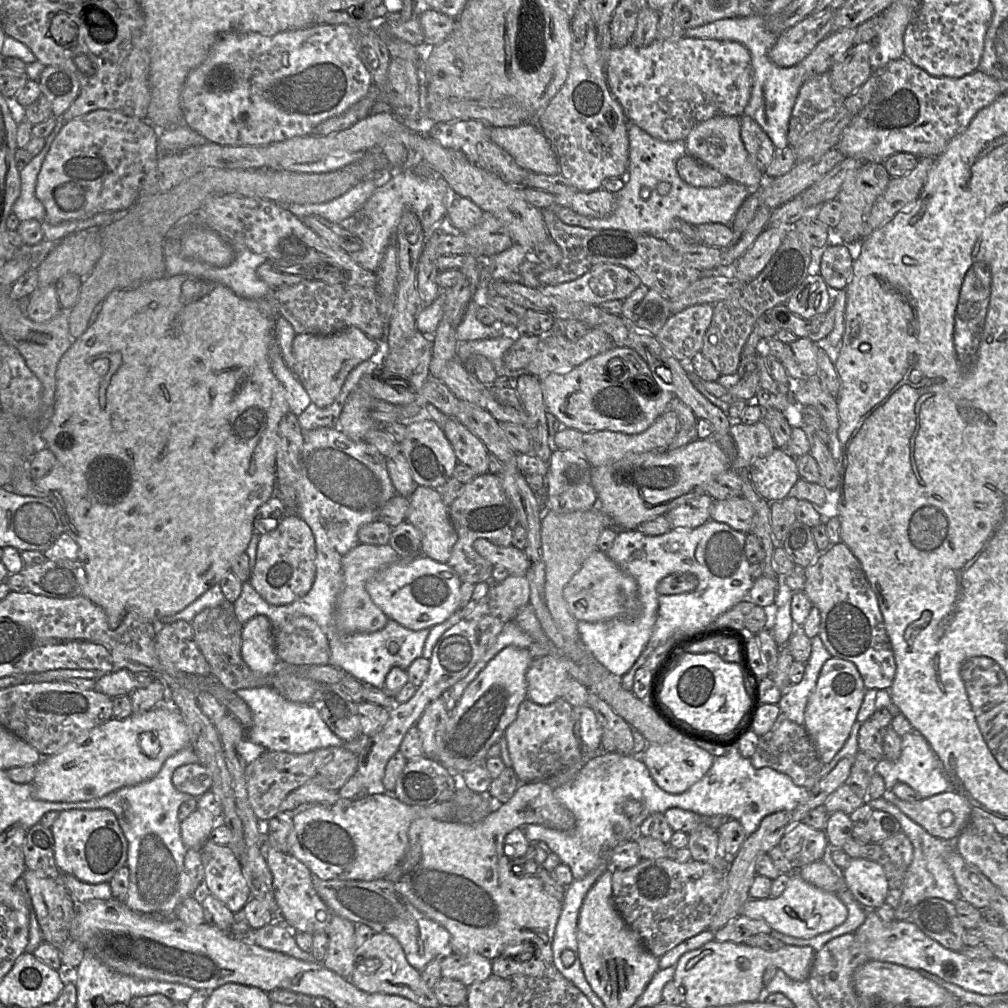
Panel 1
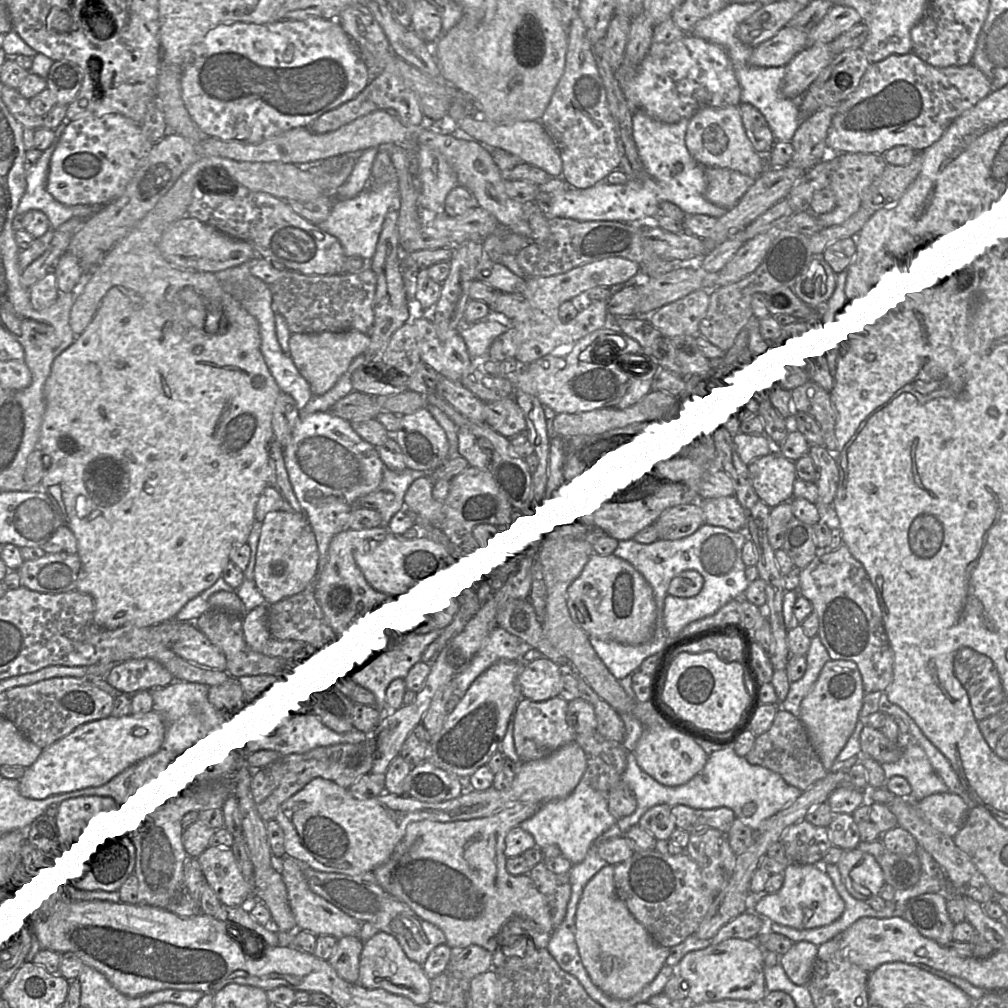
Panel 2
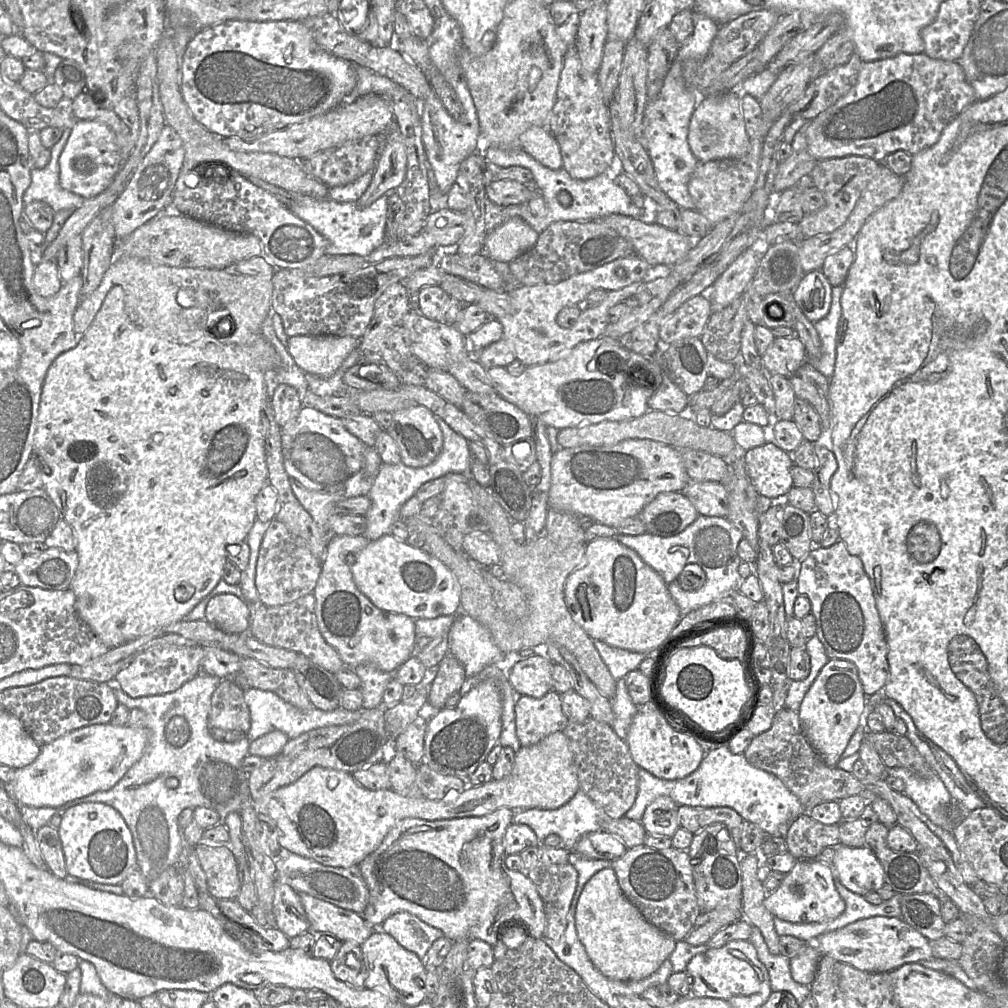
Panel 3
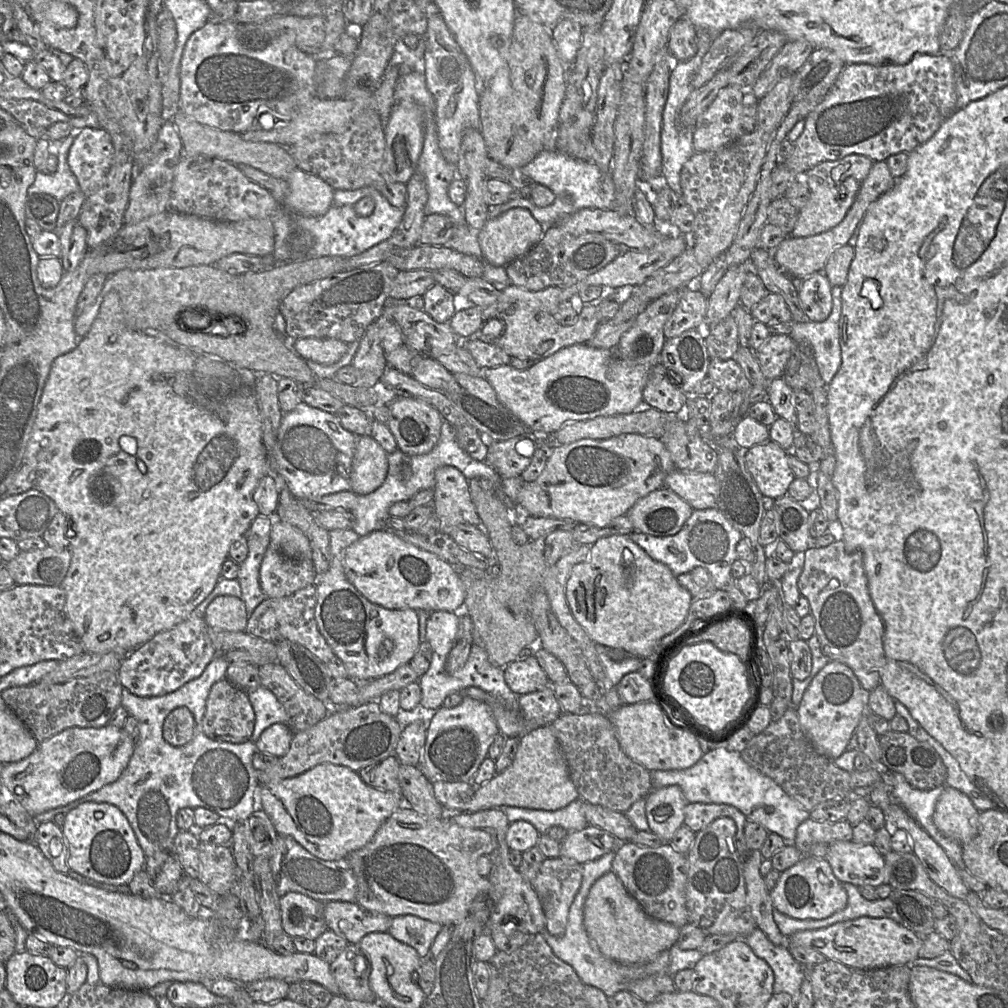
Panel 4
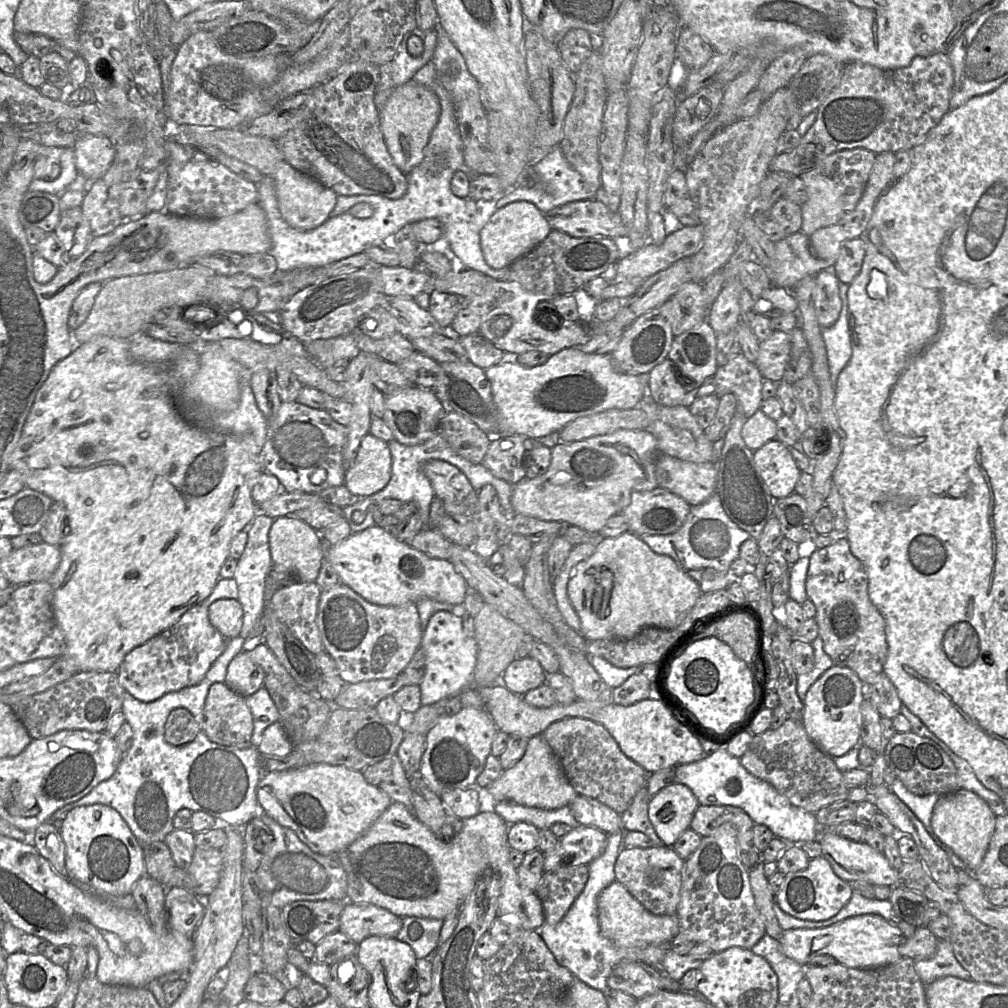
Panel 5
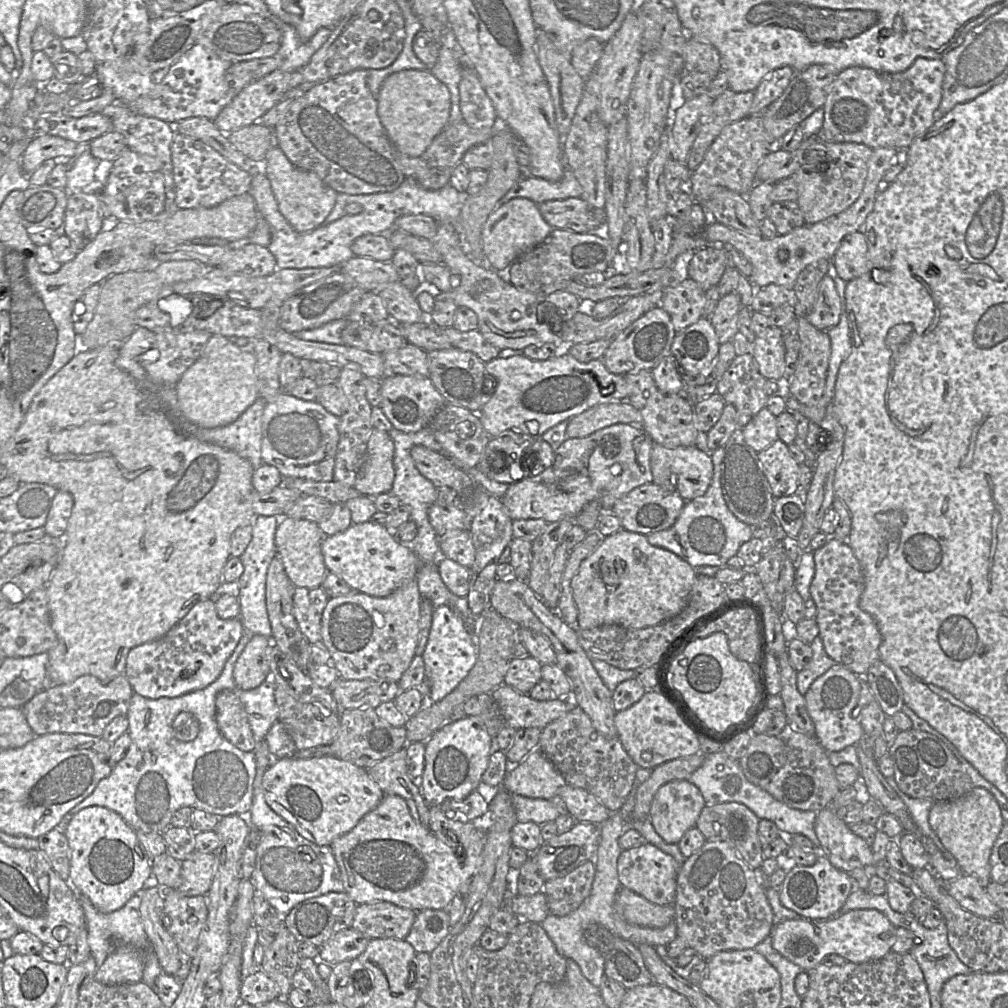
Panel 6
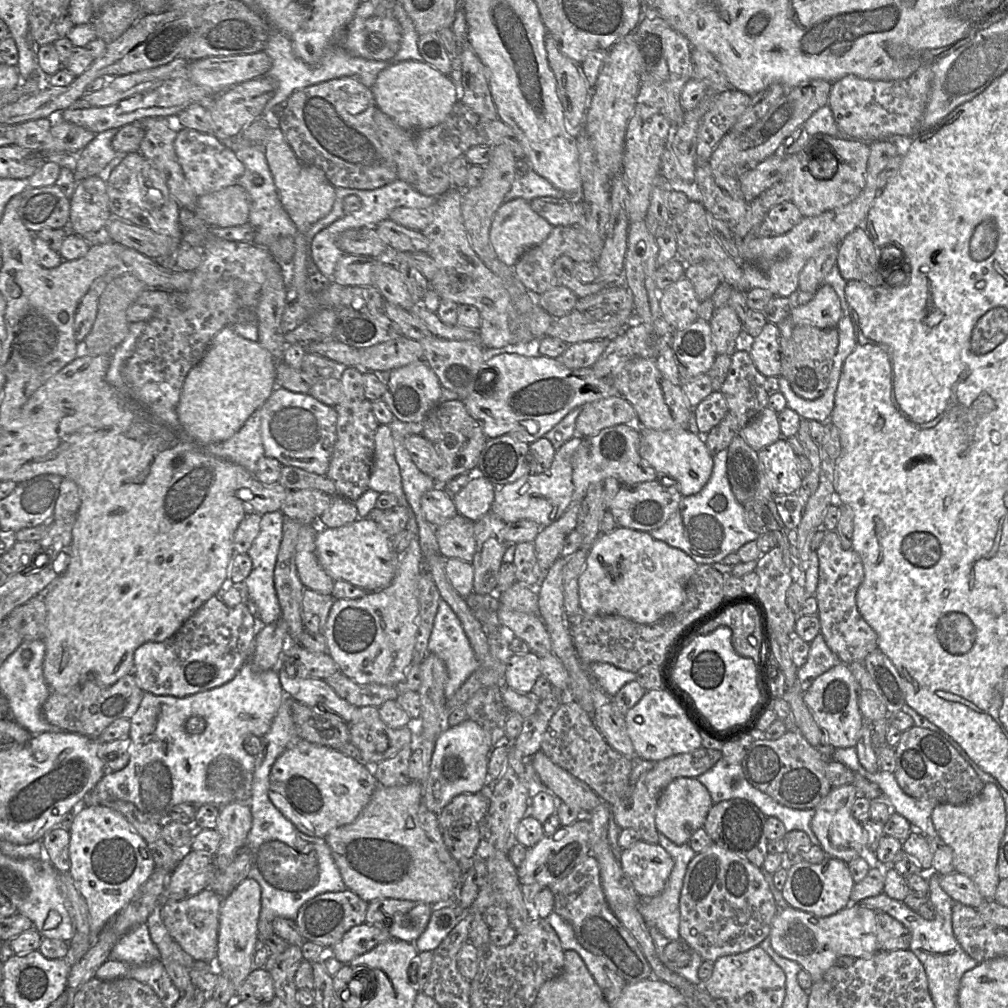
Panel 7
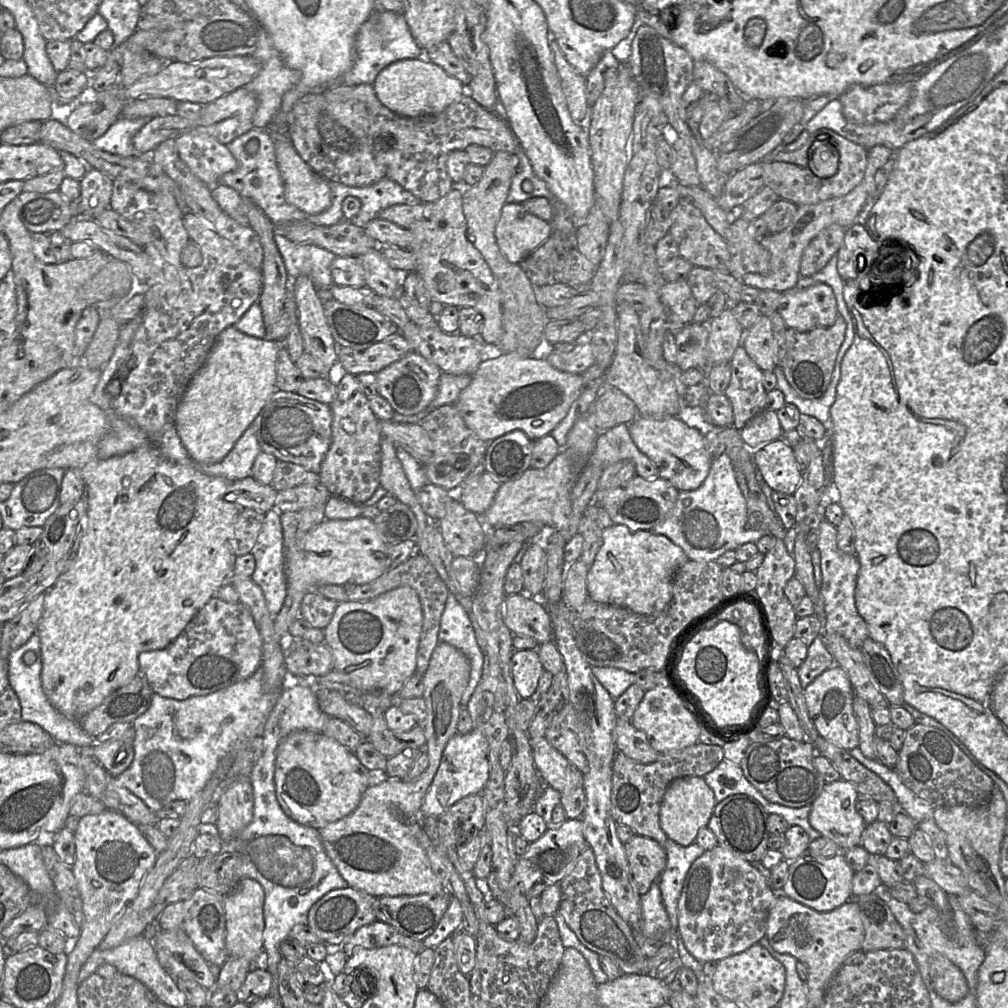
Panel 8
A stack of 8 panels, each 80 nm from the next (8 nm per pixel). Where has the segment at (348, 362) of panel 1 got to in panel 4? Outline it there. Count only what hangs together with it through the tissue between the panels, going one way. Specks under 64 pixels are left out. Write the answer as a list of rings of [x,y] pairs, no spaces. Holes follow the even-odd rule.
[[[299,338],[291,341],[291,347],[304,360],[331,365],[346,353],[348,345],[332,338]]]

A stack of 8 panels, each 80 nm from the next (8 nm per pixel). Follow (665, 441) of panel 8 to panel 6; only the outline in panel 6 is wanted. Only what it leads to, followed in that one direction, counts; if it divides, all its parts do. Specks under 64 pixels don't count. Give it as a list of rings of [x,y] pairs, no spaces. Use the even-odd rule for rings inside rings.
[[[654,444],[651,451],[651,471],[653,475],[653,483],[668,489],[668,491],[677,491],[680,496],[691,501],[703,496],[708,490],[713,473],[714,466],[710,453],[699,446],[680,446],[675,448],[665,447],[660,444]],[[671,475],[676,476],[676,485],[670,485]]]

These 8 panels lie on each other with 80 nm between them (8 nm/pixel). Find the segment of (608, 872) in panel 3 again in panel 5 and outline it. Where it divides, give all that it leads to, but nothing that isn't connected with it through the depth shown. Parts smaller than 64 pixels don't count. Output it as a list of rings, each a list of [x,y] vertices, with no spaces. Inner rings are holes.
[[[617,880],[606,887],[598,896],[597,911],[602,935],[618,947],[644,948],[650,945],[671,943],[680,931],[676,914],[652,914]]]

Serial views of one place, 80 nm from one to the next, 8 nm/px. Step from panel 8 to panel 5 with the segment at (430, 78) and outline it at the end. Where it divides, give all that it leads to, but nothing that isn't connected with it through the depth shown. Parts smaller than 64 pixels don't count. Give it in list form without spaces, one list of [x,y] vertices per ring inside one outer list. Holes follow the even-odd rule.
[[[410,80],[392,92],[379,117],[392,160],[403,174],[408,175],[424,158],[424,150],[439,121],[439,99],[433,90]]]

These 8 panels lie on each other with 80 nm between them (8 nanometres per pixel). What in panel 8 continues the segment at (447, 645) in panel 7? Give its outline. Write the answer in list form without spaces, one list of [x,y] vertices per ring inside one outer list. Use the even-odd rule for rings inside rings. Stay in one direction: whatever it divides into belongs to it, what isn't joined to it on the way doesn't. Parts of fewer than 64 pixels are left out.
[[[451,593],[441,615],[438,641],[459,649],[470,662],[470,679],[461,699],[461,706],[466,707],[480,680],[484,659],[471,620]]]

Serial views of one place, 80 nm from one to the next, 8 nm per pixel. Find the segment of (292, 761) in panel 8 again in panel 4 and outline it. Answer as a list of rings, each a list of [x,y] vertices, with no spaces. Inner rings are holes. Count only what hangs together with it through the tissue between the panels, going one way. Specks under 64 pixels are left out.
[[[322,763],[298,776],[259,786],[257,809],[269,816],[278,835],[291,836],[319,859],[336,861],[365,846],[379,827],[403,805],[403,800],[393,793],[364,783],[356,771],[346,766]]]

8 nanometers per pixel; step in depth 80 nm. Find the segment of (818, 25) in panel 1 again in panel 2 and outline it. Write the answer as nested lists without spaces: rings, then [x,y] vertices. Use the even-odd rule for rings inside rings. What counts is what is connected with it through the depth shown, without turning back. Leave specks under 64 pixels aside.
[[[785,26],[772,38],[753,48],[749,64],[754,67],[785,67],[808,46],[808,32]]]

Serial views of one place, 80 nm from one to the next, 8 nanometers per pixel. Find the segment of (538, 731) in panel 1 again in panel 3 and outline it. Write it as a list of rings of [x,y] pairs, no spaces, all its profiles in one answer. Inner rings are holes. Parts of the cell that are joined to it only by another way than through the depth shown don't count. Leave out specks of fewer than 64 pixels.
[[[553,689],[541,698],[517,697],[516,734],[521,746],[536,744],[549,734],[565,729],[569,720],[562,711],[560,695]]]

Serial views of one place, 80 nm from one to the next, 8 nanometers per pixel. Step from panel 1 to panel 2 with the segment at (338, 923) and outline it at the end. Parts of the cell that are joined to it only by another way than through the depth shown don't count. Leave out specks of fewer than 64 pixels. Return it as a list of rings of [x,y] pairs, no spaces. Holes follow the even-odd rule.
[[[355,936],[340,938],[333,954],[327,960],[337,974],[350,983],[358,983],[359,960],[363,944],[360,938]]]

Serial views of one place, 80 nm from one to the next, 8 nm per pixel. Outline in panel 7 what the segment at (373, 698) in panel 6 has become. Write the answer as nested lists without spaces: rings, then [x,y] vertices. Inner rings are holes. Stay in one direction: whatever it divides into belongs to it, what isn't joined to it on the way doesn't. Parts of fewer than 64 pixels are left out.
[[[338,671],[324,680],[343,699],[356,707],[380,707],[385,702],[397,700],[396,686],[376,683],[360,684]]]

